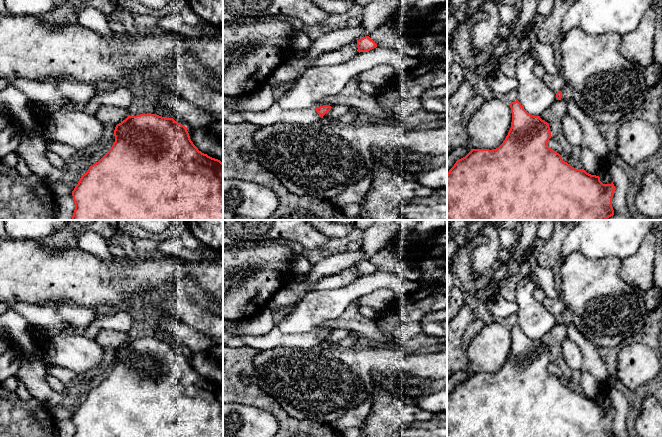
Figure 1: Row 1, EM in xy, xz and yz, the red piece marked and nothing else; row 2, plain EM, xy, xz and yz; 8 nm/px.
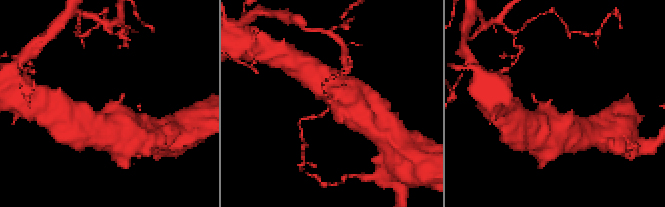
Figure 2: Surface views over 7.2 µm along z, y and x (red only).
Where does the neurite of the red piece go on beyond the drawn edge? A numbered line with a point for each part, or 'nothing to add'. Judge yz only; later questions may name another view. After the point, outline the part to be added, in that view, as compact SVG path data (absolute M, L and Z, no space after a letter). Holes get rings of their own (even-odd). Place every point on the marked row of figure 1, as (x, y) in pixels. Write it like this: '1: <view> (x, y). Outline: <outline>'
1: yz (567, 92). Outline: M566 84L566 86L563 88L562 92L562 98L561 100L567 103L573 96L573 90L572 87L569 84Z

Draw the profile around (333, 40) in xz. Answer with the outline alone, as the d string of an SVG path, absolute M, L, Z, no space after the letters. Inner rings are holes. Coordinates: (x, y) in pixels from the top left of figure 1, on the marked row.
M360 24L357 27L331 30L322 33L319 38L312 41L312 45L301 52L301 57L293 63L284 63L277 67L272 77L275 83L294 83L303 73L312 66L315 59L325 53L337 51L349 43L359 40L369 33Z

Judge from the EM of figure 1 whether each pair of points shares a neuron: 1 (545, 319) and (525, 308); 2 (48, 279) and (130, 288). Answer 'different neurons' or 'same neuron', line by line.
1: same neuron
2: same neuron

